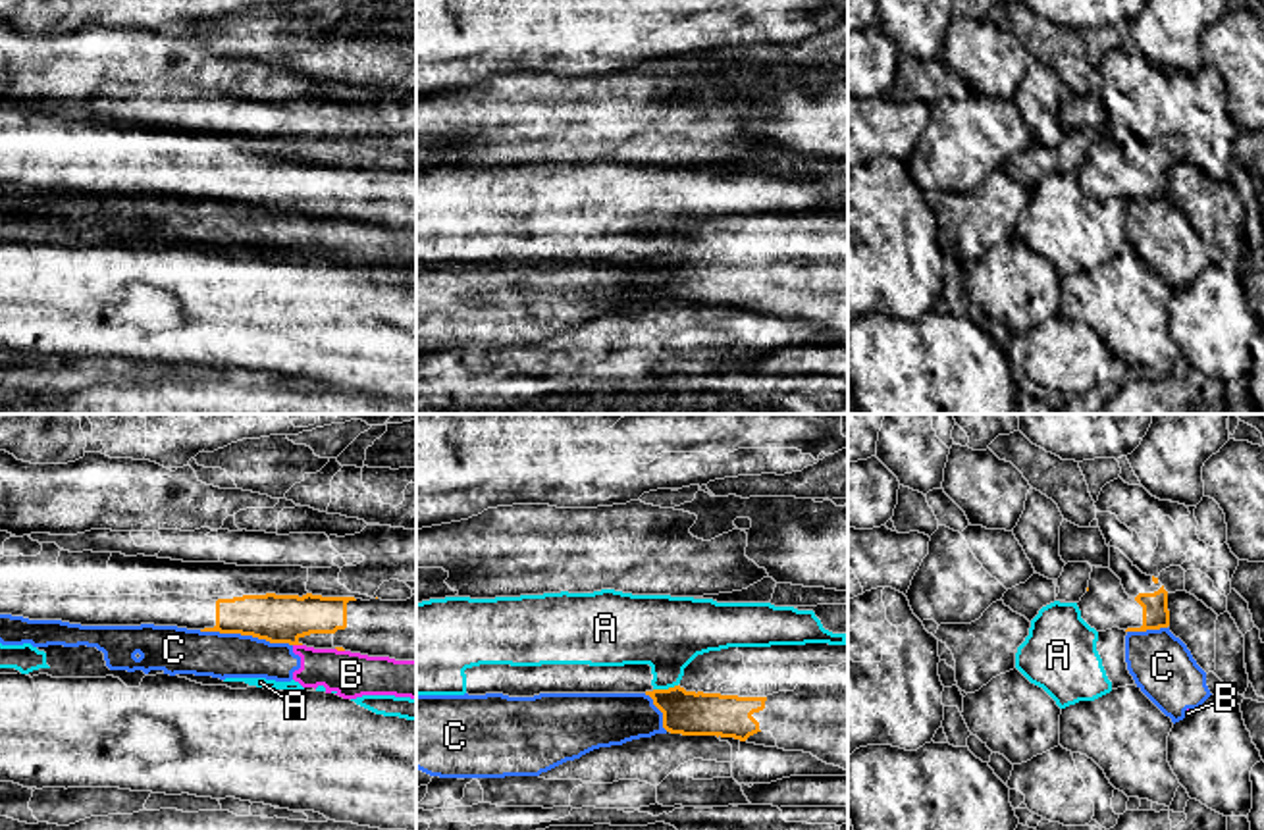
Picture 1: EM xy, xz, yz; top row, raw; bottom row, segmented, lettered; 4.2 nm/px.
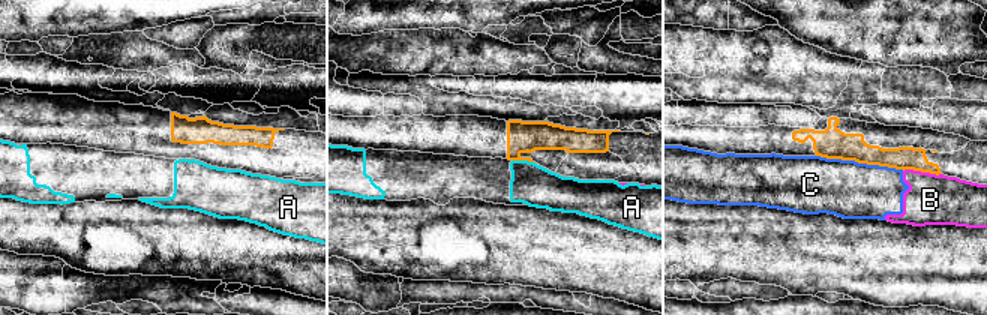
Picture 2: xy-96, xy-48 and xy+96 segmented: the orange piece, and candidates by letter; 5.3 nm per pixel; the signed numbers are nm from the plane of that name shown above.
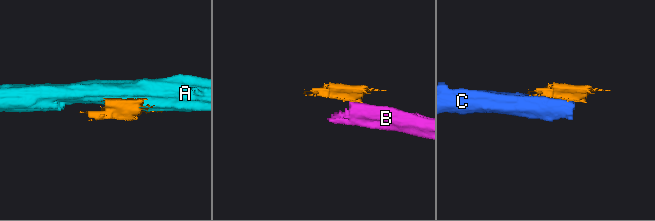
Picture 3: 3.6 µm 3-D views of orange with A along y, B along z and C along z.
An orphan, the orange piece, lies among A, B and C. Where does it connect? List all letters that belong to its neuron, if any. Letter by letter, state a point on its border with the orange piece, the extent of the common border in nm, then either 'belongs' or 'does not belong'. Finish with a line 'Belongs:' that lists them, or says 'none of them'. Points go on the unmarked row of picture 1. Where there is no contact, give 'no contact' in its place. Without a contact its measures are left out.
A: xz (665, 259) | 110 nm | does not belong
B: xy (297, 212) | 40 nm | does not belong
C: xy (245, 203) | 400 nm | does not belong
Belongs: none of them

